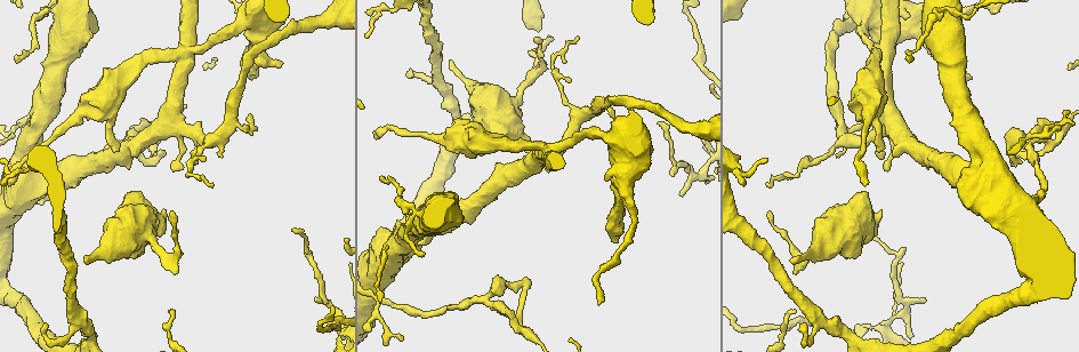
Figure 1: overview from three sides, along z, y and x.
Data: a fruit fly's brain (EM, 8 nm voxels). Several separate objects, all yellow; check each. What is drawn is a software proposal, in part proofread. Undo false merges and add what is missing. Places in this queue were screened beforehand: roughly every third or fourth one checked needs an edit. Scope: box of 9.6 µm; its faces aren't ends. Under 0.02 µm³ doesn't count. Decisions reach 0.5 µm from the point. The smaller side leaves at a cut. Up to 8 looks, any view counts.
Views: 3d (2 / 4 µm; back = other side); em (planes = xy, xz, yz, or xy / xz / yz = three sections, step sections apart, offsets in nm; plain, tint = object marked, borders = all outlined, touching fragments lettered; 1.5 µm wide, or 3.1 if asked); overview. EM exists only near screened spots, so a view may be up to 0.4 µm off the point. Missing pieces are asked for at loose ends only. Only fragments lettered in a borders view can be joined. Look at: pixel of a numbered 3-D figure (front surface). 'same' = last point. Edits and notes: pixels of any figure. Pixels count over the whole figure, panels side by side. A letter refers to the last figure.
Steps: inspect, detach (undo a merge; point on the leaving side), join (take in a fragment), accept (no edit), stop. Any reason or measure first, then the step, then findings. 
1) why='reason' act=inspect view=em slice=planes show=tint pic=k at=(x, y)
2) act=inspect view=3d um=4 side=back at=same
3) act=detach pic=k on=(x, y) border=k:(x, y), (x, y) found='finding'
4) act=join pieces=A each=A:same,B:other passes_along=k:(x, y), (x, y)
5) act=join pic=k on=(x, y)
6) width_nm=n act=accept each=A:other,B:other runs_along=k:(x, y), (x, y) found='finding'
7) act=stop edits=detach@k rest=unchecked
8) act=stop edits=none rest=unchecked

why='sudden change in width' act=inspect view=3d um=4 pic=1 at=(376, 292)

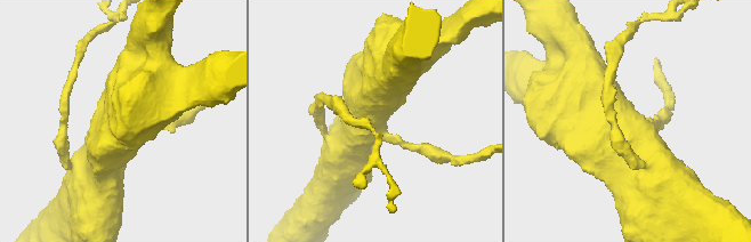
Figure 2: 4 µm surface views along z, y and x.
why='shape alone is not enough' act=inspect view=em slice=yz step=4 show=tint pic=2 at=(639, 133)

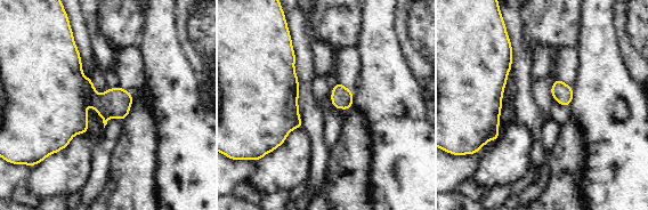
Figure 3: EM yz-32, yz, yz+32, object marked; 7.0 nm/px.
act=inspect view=em slice=planes show=borders at=same

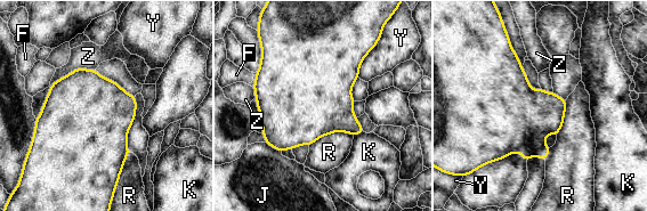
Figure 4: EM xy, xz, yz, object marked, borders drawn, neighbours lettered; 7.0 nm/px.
width_nm=650 longest_contact=Z:340nm act=accept each=F:other,J:other,K:other,R:other,Y:other,Z:other found='continuous, no second neuron'

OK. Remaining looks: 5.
why='thick turns thin' act=inspect view=em slice=xy step=8 show=borders pic=1 at=(236, 31)

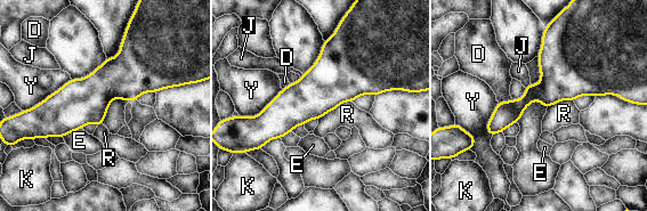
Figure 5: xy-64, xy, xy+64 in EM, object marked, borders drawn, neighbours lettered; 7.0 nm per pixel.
act=accept each=D:other,E:other,J:other,K:other,R:other,Y:other border=5:(352, 100), (340, 103), (318, 120) found='one neuron here'

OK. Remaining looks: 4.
act=inspect view=em slice=planes show=tint pic=1 at=(794, 273)

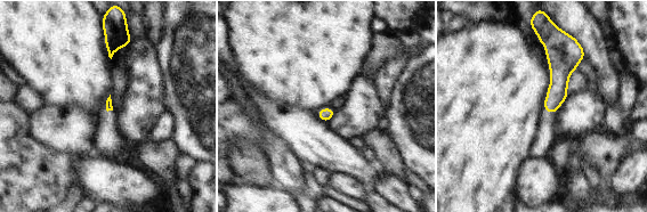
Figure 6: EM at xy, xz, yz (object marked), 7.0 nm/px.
why='what lies round it' act=inspect view=em slice=planes show=borders at=same

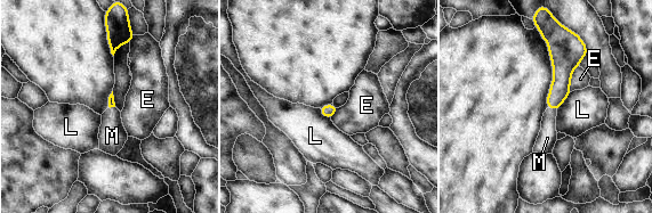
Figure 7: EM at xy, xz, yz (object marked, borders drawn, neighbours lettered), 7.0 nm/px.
act=join pieces=M each=E:other,L:other,M:same passes_along=7:(560, 89), (553, 107), (547, 138) found='it goes on there'

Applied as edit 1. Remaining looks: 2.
act=stop edits=join@7 rest=unchecked

